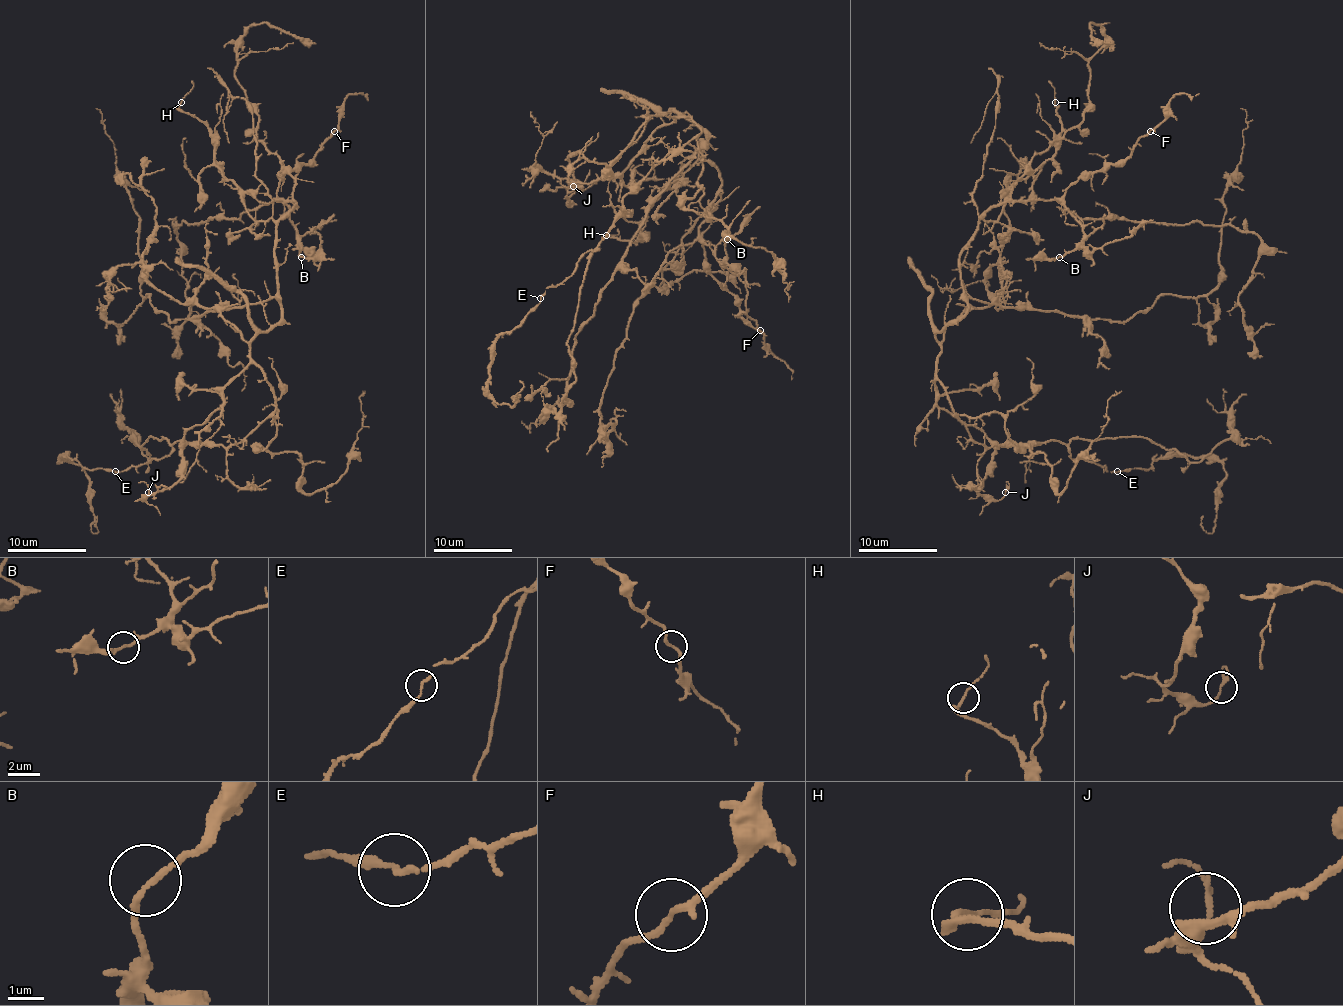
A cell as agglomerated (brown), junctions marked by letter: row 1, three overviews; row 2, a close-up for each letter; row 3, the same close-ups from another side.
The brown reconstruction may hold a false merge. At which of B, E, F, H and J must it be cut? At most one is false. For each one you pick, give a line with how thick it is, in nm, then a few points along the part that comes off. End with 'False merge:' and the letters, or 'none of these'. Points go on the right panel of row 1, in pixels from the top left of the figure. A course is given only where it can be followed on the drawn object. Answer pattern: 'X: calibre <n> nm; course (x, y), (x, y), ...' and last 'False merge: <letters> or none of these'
False merge: none of these

